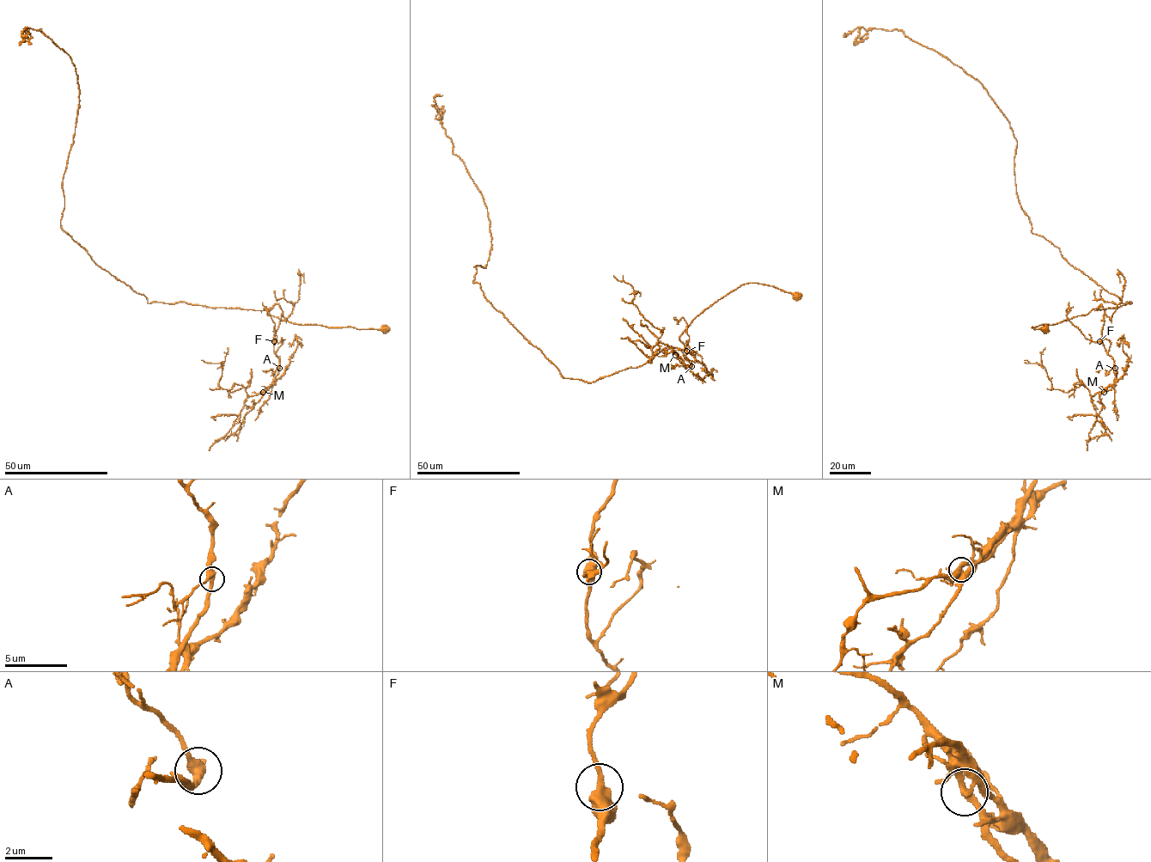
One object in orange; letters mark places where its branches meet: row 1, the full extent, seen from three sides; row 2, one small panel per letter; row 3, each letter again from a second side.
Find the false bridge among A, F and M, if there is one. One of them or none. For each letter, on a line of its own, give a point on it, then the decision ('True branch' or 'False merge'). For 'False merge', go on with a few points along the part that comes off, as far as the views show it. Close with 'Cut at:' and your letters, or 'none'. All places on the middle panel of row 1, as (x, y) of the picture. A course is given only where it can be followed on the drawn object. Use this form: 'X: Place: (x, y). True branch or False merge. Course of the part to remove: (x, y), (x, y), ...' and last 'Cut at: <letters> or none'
A: Place: (691, 366). True branch
F: Place: (686, 351). True branch
M: Place: (675, 355). False merge. Course of the part to remove: (675, 355), (674, 351), (666, 354), (657, 349), (653, 357), (648, 357), (628, 338), (621, 339)
Cut at: M

